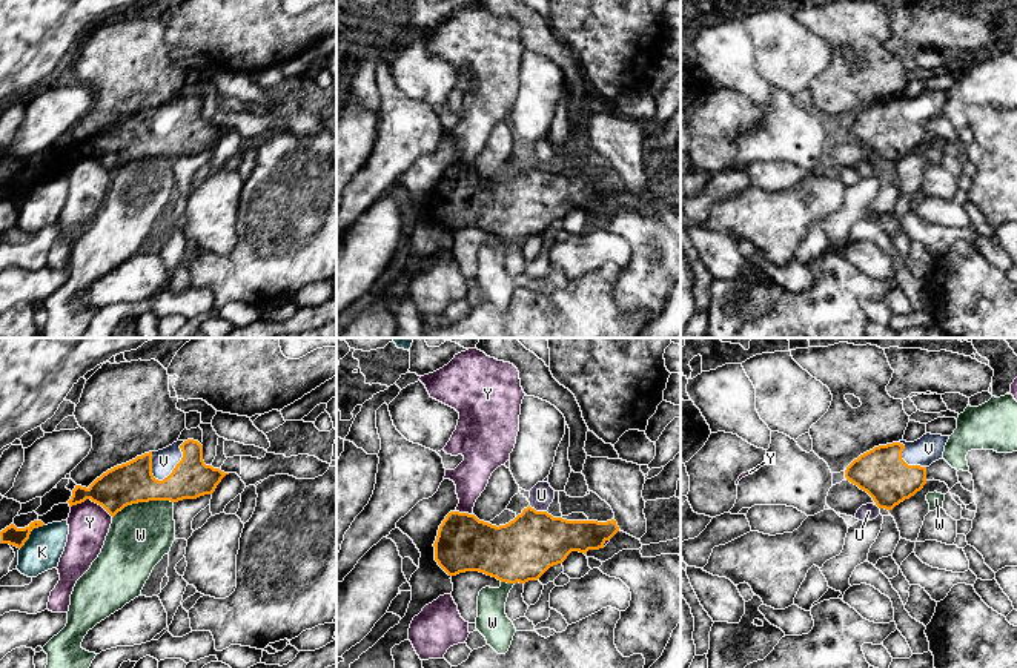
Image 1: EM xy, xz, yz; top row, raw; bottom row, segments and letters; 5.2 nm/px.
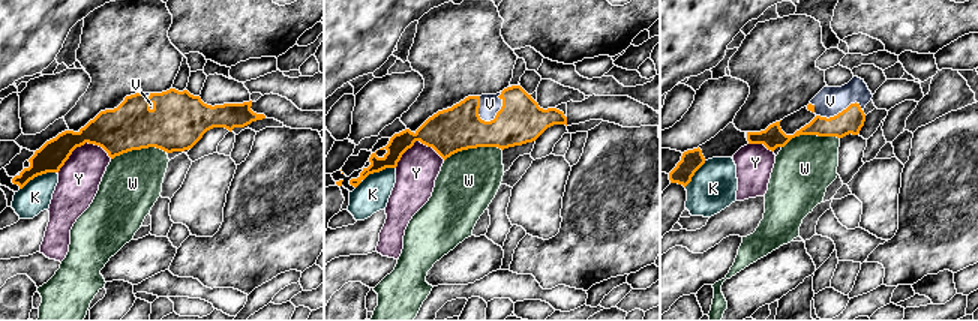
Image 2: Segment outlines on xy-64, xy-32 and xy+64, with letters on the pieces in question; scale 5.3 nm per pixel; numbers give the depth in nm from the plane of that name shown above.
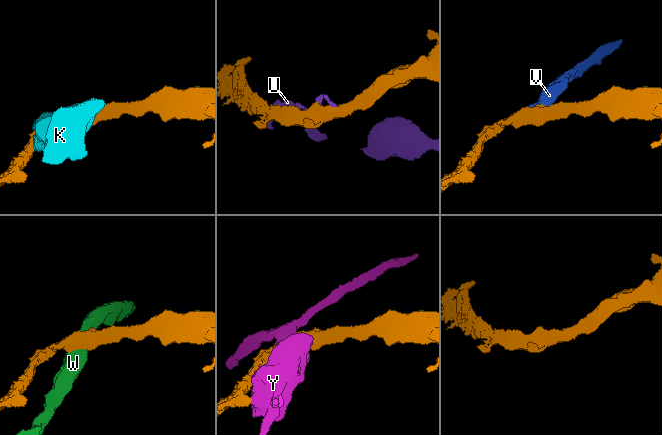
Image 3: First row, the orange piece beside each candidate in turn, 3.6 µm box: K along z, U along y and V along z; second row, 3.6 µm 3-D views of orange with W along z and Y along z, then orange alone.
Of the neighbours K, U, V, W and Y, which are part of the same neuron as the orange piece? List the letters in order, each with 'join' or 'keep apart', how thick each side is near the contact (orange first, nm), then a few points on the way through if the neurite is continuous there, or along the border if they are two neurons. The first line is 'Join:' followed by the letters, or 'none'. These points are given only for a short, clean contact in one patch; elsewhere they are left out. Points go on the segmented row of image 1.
Join: V
K: keep apart; calibres 100 and 200 nm
U: keep apart; calibres 320 and 120 nm
V: join; calibres 220 and 130 nm; way xy (134, 482), (162, 479), (177, 464), (166, 464), (163, 461)
W: keep apart; calibres 220 and 320 nm; border xy (172, 501), (132, 502), (112, 518)
Y: keep apart; calibres 220 and 220 nm

